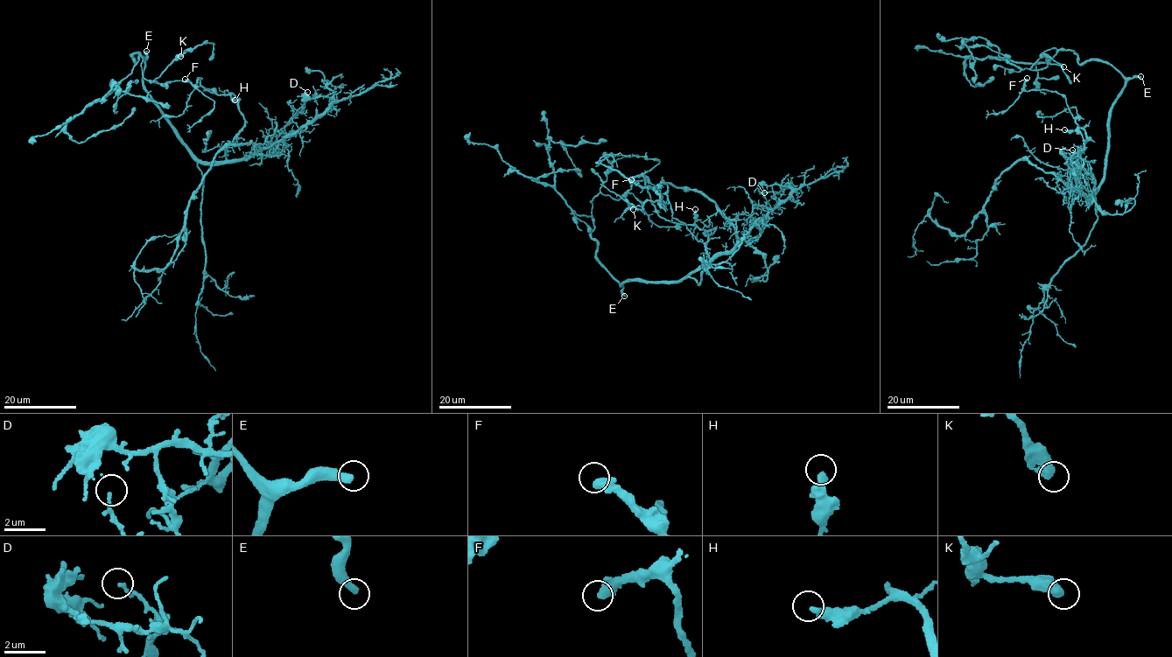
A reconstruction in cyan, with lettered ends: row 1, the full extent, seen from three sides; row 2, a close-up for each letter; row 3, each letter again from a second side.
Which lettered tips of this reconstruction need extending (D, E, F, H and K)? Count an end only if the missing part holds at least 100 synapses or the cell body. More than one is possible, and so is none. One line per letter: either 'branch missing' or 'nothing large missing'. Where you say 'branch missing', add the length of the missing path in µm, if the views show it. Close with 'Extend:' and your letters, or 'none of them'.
D: nothing large missing
E: branch missing | 60 µm
F: nothing large missing
H: nothing large missing
K: nothing large missing
Extend: E

